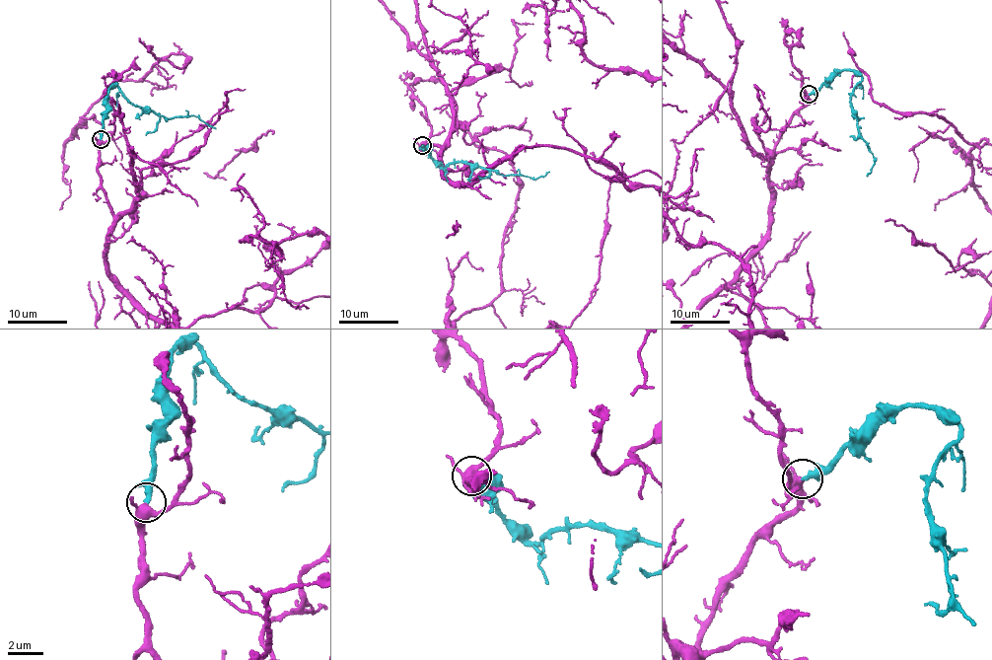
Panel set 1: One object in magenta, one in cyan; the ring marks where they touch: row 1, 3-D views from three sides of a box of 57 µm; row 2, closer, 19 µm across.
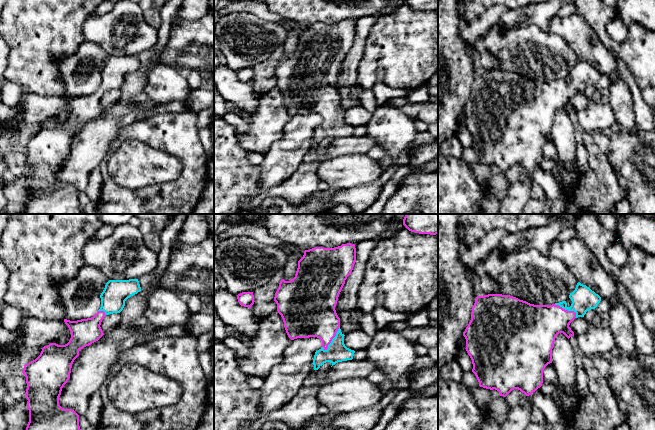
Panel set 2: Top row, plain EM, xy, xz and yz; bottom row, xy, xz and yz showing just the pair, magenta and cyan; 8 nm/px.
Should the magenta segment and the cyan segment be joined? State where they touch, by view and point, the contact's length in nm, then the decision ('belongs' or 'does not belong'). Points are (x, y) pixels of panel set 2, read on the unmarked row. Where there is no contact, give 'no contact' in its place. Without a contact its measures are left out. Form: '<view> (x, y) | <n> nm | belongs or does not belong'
xz (332, 114) | 240 nm | belongs

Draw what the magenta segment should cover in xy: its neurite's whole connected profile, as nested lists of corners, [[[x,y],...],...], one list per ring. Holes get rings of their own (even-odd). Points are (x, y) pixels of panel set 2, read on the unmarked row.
[[[138,55],[109,56],[100,71],[101,83],[91,94],[70,97],[64,95],[71,108],[71,114],[65,121],[50,119],[44,122],[40,131],[24,141],[22,149],[26,153],[27,165],[25,174],[29,186],[29,198],[25,214],[84,214],[79,202],[79,191],[72,185],[64,185],[59,181],[62,164],[70,154],[74,136],[79,132],[79,126],[98,117],[103,111],[100,103],[106,91],[120,89],[125,77],[141,67]]]

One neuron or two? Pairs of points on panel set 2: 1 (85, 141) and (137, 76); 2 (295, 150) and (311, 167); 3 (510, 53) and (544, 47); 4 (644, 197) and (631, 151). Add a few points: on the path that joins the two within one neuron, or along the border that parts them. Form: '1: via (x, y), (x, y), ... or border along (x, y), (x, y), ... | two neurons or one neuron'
1: via (102, 126), (126, 102), (127, 93) | one neuron
2: border along (302, 162), (286, 179) | two neurons
3: via (518, 51), (536, 51) | one neuron
4: via (644, 186), (644, 179), (637, 170), (637, 162) | one neuron

